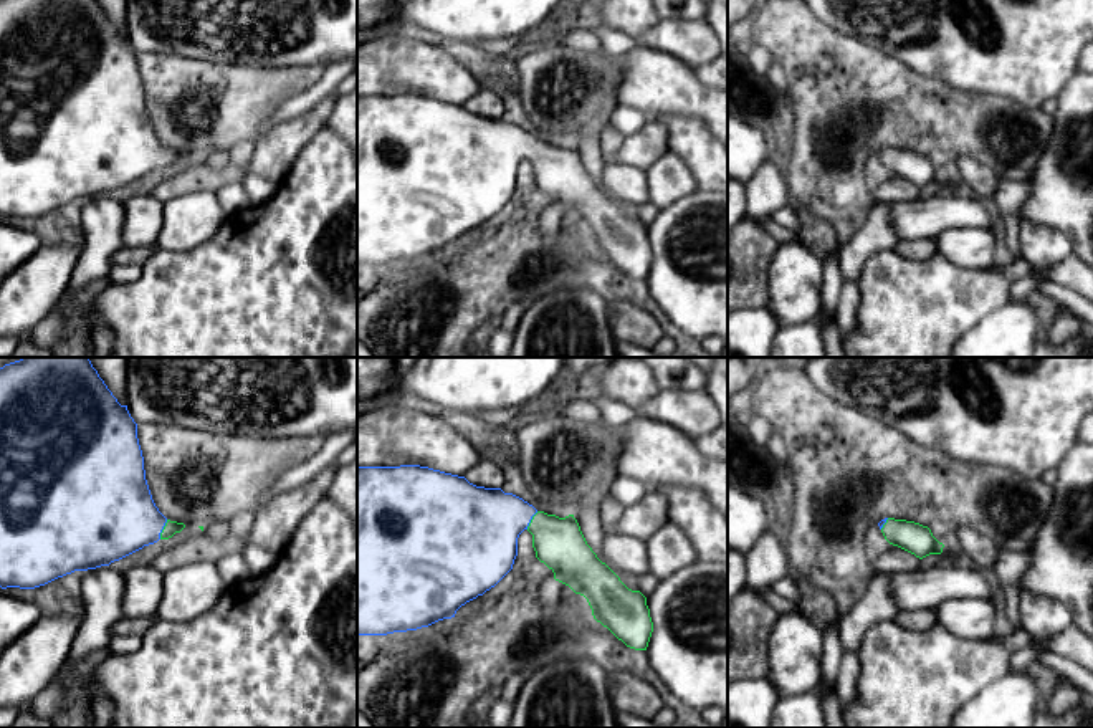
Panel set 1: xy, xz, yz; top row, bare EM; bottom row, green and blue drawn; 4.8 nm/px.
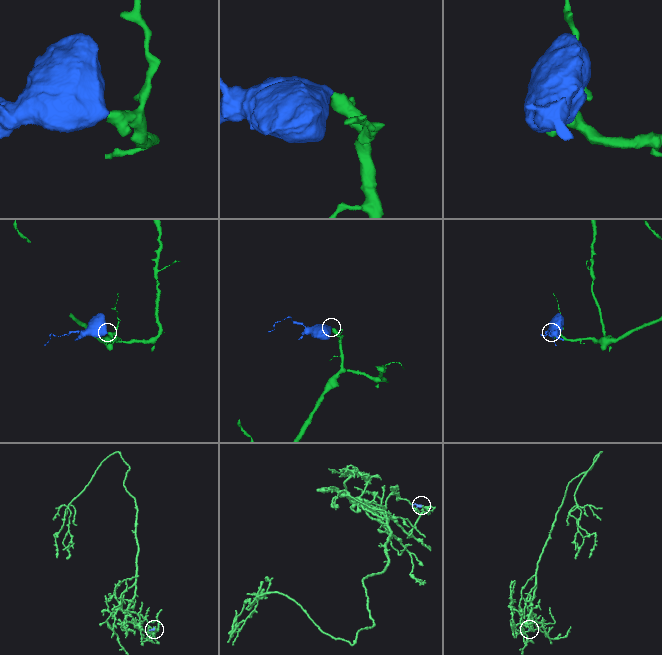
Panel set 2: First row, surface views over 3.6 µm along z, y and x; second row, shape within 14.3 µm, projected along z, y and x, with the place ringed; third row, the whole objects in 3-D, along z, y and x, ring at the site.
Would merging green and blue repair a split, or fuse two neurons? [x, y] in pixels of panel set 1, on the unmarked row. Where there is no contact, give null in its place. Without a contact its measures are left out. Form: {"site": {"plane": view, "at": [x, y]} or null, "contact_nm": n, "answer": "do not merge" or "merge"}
{"site": {"plane": "xy", "at": [162, 159]}, "contact_nm": 100, "answer": "merge"}

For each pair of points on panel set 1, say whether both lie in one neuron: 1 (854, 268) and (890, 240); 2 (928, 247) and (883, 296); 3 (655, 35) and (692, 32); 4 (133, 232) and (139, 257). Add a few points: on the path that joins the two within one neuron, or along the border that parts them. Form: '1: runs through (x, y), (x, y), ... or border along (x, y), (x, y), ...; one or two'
1: runs through (857, 257), (873, 240), (878, 240); one
2: border along (893, 250), (918, 260), (935, 253); two
3: runs through (663, 35), (683, 35); one
4: border along (154, 244), (126, 249); two

